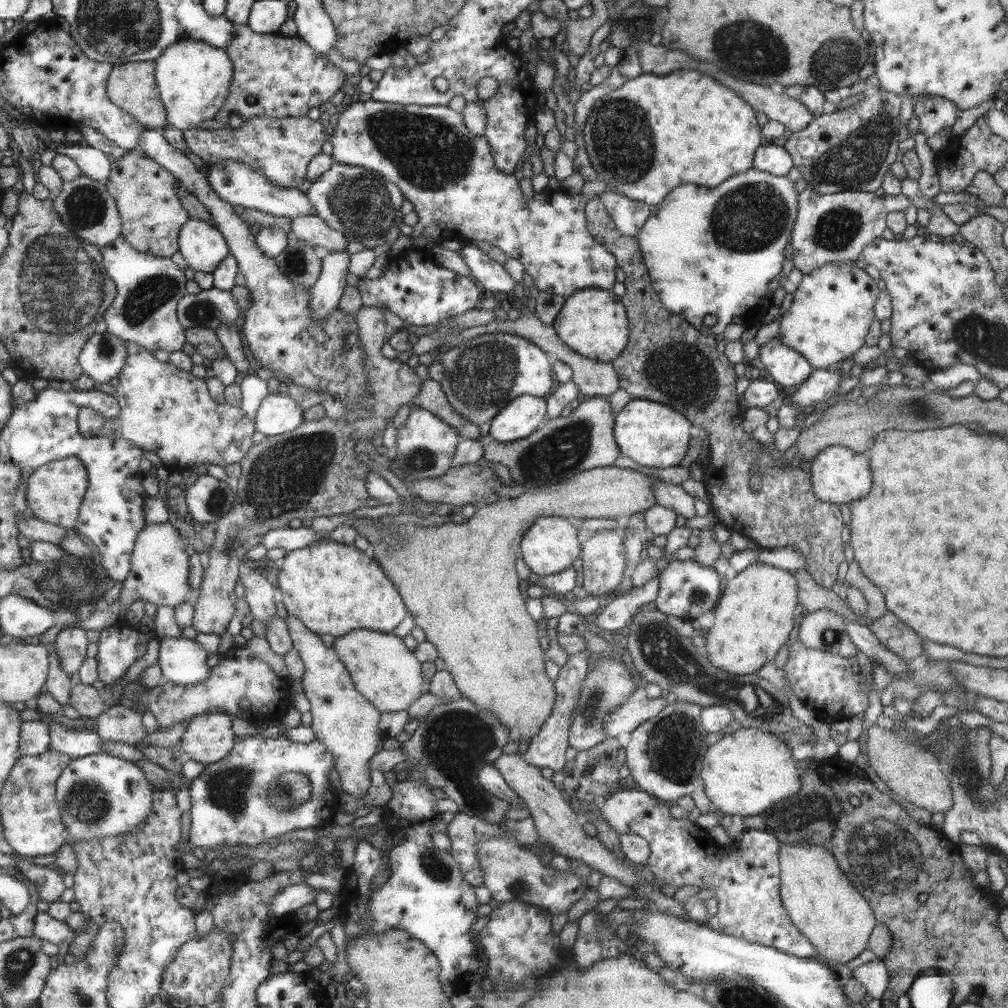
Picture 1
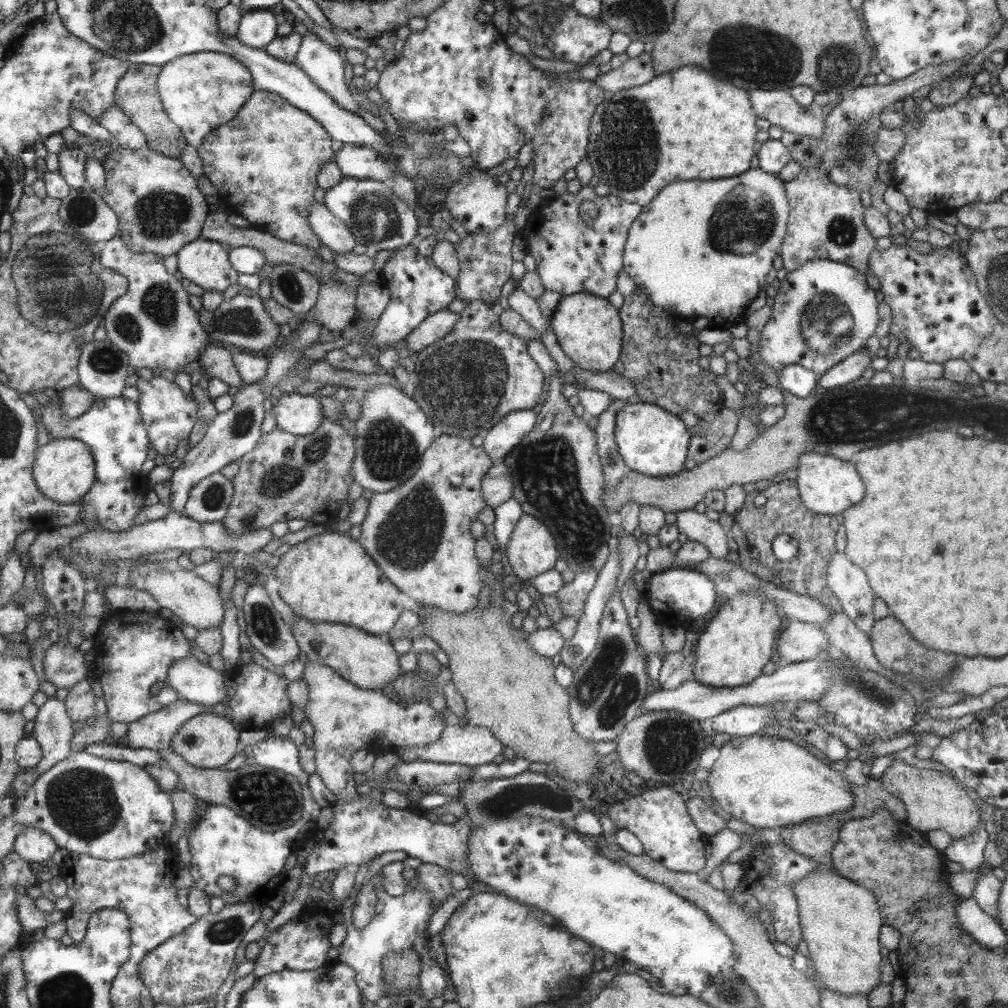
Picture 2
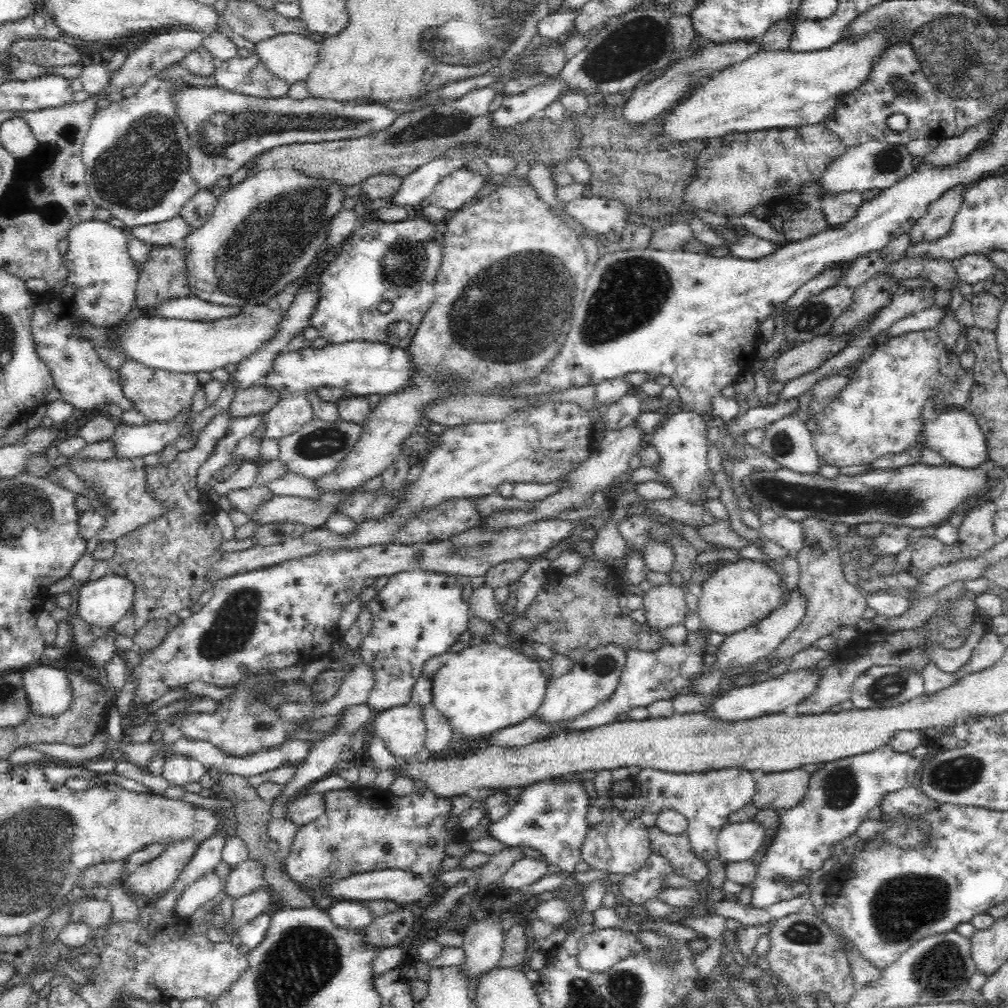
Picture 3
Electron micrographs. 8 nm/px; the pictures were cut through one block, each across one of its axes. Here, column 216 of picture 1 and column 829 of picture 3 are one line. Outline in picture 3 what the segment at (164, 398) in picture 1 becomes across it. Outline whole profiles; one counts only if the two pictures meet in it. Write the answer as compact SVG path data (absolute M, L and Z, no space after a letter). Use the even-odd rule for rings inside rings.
M932 329L905 333L901 336L878 342L874 347L874 356L868 356L868 362L862 361L858 364L858 368L852 372L848 388L842 390L828 406L822 409L822 412L816 413L816 418L814 418L816 430L813 432L813 441L815 442L815 451L818 453L819 458L823 460L824 465L844 468L844 466L854 466L854 464L870 464L870 462L876 460L876 458L884 456L884 454L900 454L904 452L904 450L913 448L918 444L919 435L923 430L923 420L921 416L923 401L929 397L934 396L937 400L943 402L943 404L947 404L947 406L969 406L968 396L970 388L972 388L973 374L972 372L966 372L960 368L958 354L958 350L956 356L949 354L939 339L937 332Z

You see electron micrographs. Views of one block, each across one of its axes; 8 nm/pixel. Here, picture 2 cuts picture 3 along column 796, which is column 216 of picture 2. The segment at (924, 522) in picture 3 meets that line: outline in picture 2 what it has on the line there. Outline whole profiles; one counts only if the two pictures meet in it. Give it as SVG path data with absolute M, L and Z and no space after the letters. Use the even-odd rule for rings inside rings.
M220 471L202 478L189 491L185 516L199 523L220 522L232 499L232 484Z

